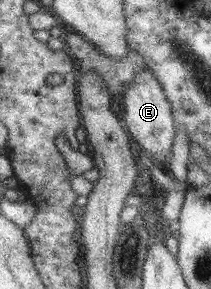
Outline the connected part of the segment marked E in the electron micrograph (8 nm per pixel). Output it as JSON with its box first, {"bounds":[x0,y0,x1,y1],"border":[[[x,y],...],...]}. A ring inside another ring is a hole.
{"bounds":[124,67,176,165],"border":[[[149,67],[137,71],[135,80],[131,82],[131,86],[127,88],[124,95],[126,110],[124,121],[130,135],[138,142],[143,151],[164,165],[164,160],[170,155],[176,127],[173,109],[171,109],[170,101],[167,101],[162,85],[159,77],[155,76],[155,72],[151,72]]]}

